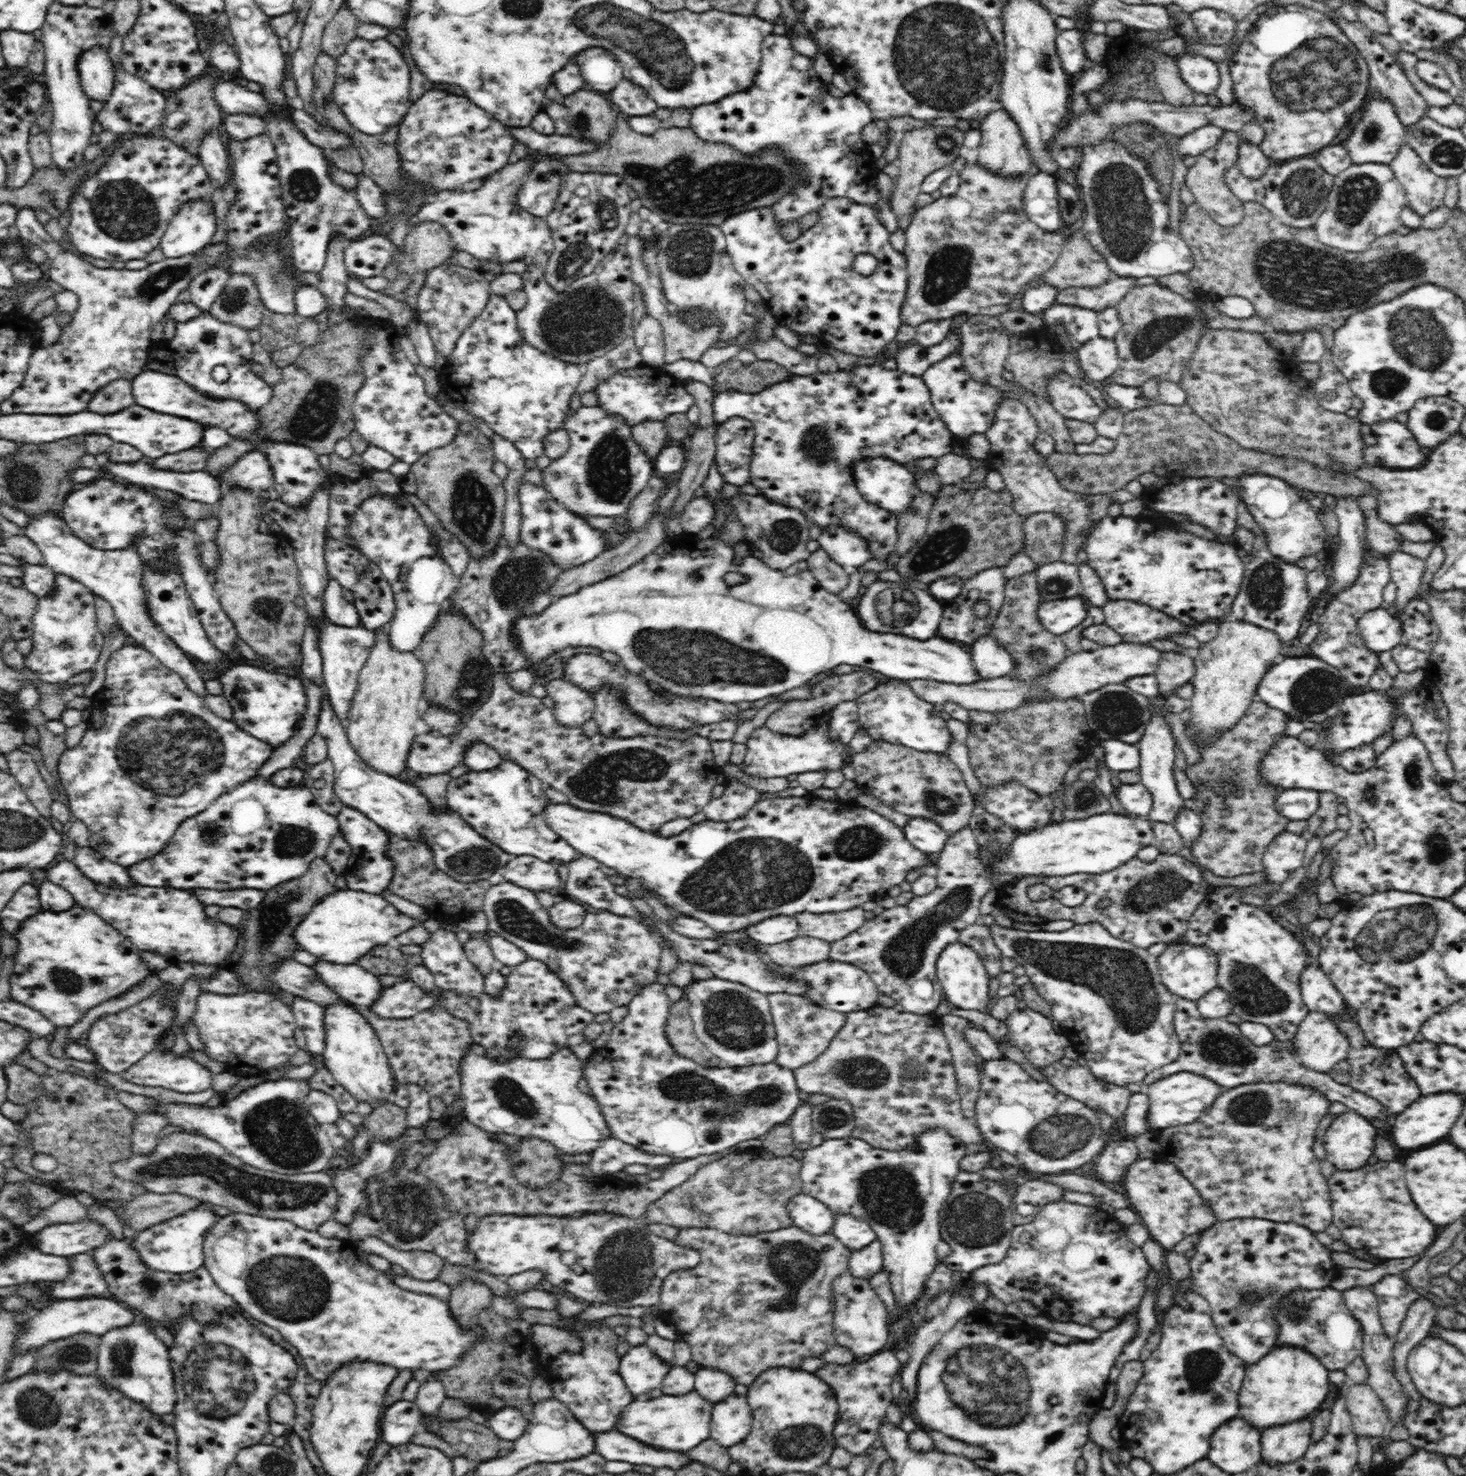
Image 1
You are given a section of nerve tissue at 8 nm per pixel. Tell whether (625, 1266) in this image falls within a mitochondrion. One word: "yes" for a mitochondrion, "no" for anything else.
yes

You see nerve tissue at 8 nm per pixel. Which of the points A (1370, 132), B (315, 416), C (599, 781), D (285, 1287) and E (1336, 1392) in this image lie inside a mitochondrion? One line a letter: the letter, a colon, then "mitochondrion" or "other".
A: mitochondrion
B: mitochondrion
C: mitochondrion
D: mitochondrion
E: other

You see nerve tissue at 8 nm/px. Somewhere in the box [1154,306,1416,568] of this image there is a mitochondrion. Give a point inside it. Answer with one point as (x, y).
(1386, 383)

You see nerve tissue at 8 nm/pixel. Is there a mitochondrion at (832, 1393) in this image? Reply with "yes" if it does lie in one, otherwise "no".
no

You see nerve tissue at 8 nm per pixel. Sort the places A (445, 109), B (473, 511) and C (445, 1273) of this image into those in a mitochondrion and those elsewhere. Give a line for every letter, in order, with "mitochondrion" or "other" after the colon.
A: other
B: mitochondrion
C: other

